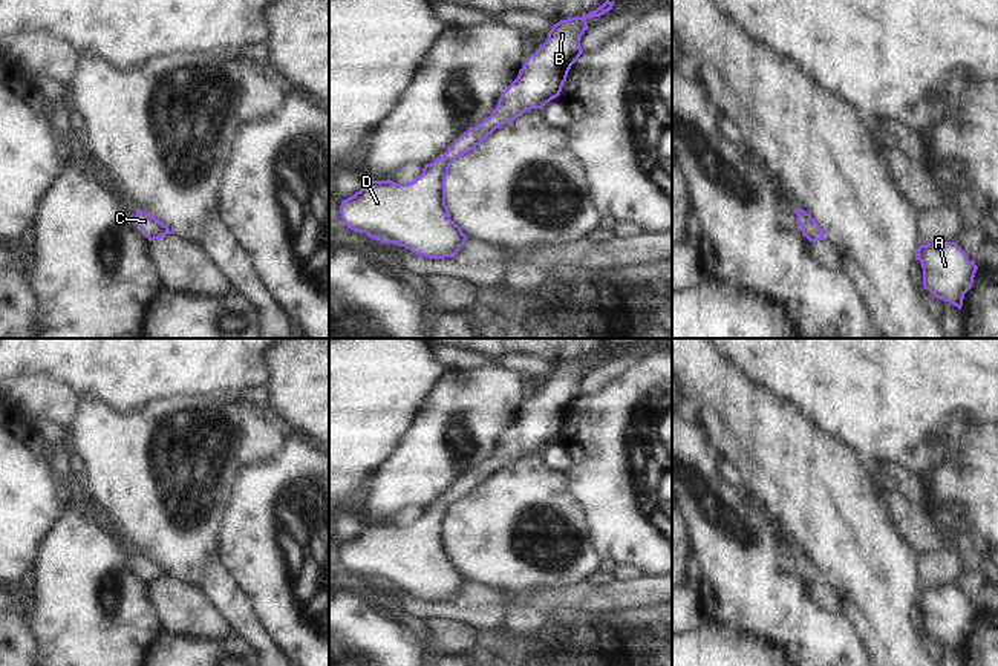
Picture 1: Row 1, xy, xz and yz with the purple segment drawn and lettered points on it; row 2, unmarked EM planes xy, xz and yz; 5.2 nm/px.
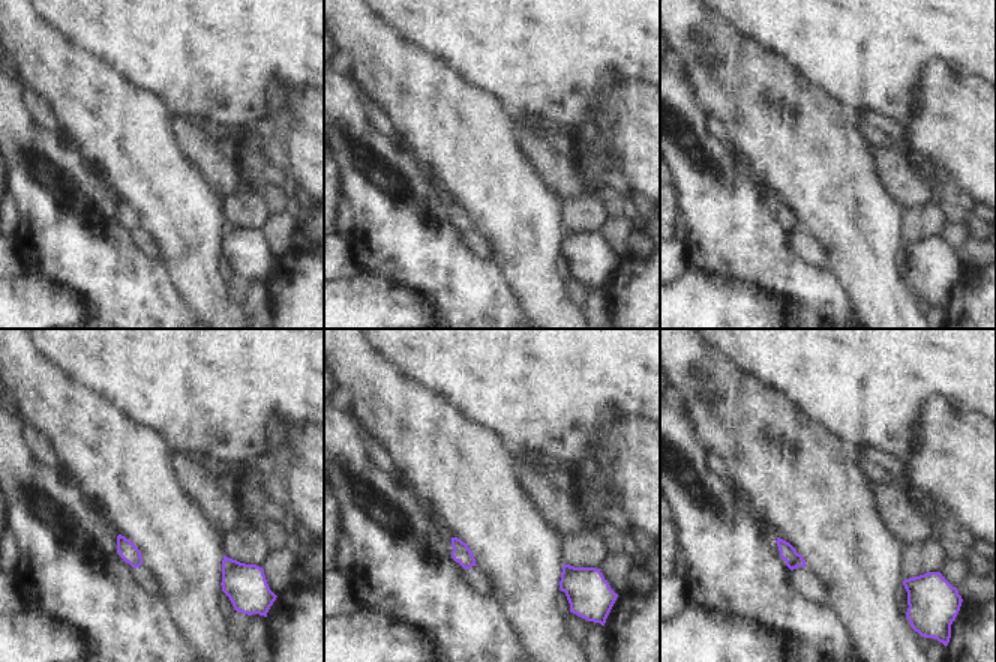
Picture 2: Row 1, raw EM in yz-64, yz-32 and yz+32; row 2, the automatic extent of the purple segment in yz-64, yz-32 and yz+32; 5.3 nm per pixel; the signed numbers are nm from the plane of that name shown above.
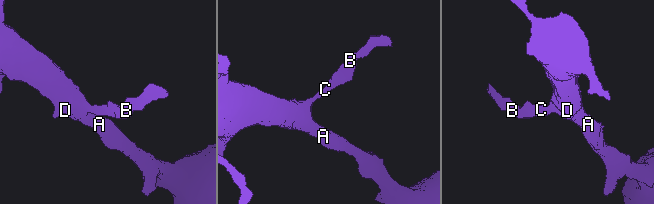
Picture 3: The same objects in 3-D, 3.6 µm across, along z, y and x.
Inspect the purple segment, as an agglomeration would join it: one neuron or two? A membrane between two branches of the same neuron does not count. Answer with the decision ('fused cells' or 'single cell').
single cell

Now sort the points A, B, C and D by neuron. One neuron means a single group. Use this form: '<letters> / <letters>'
A B C D

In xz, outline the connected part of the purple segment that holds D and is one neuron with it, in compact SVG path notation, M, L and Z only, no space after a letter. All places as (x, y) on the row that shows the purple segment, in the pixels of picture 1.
M606 0L589 14L556 23L543 46L527 58L517 78L502 92L491 115L464 132L442 156L426 164L415 181L367 181L360 191L341 201L340 214L346 227L429 259L455 257L467 236L450 219L445 205L450 165L501 126L557 98L571 66L583 54L585 20L600 17L612 6Z

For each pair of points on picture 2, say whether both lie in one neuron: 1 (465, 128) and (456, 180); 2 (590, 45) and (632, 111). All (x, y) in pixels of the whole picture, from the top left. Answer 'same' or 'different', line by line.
1: same
2: different

